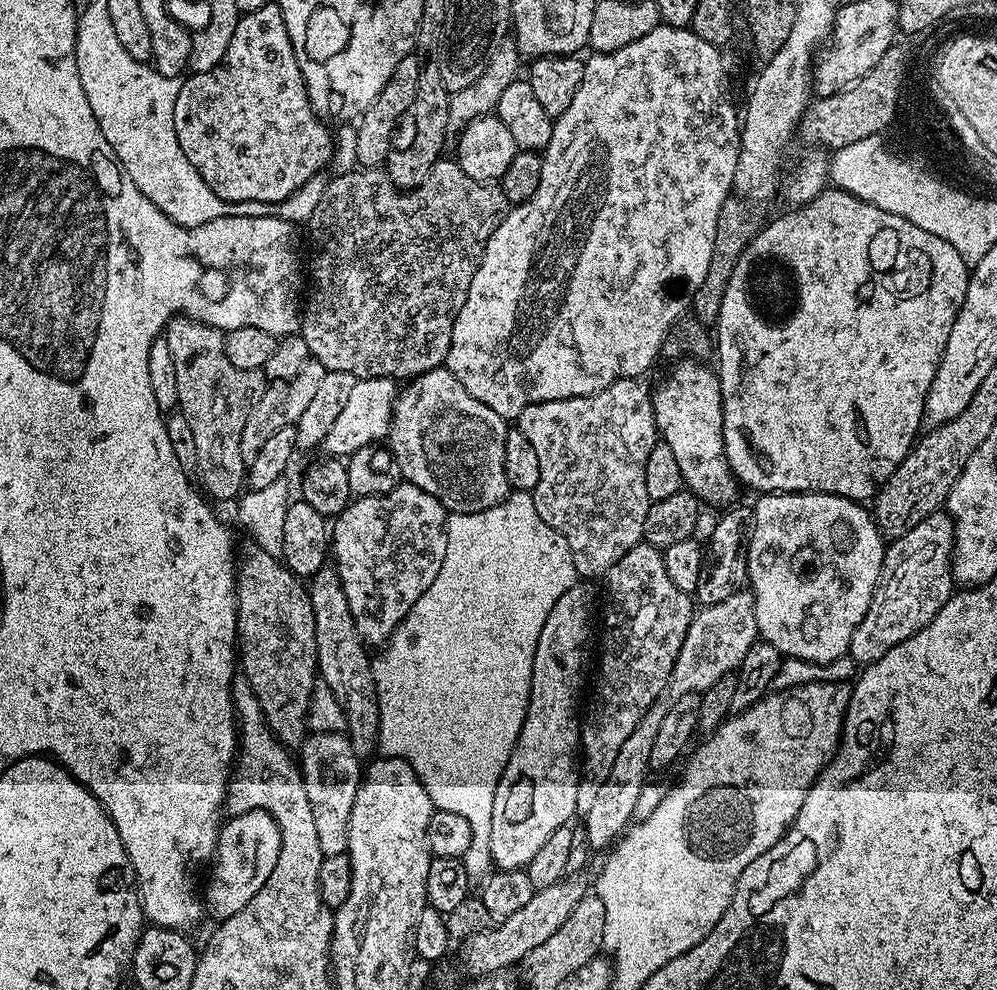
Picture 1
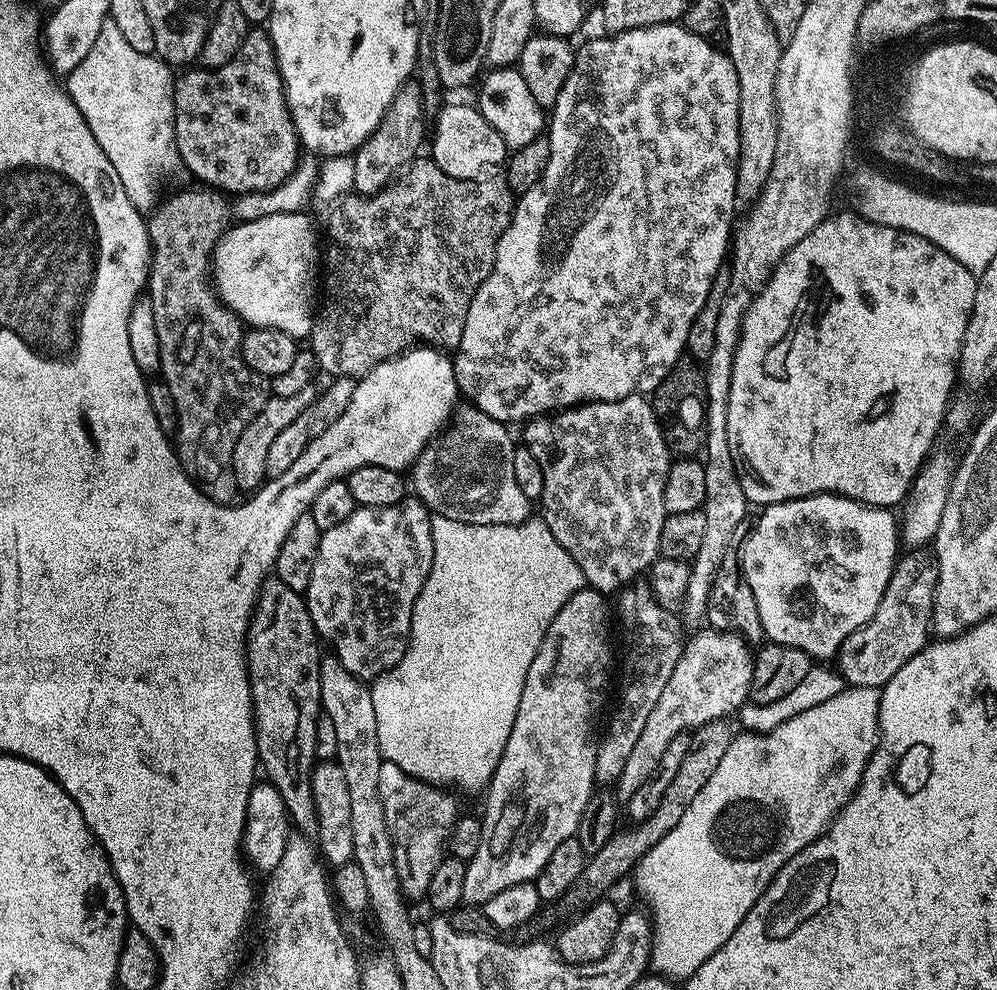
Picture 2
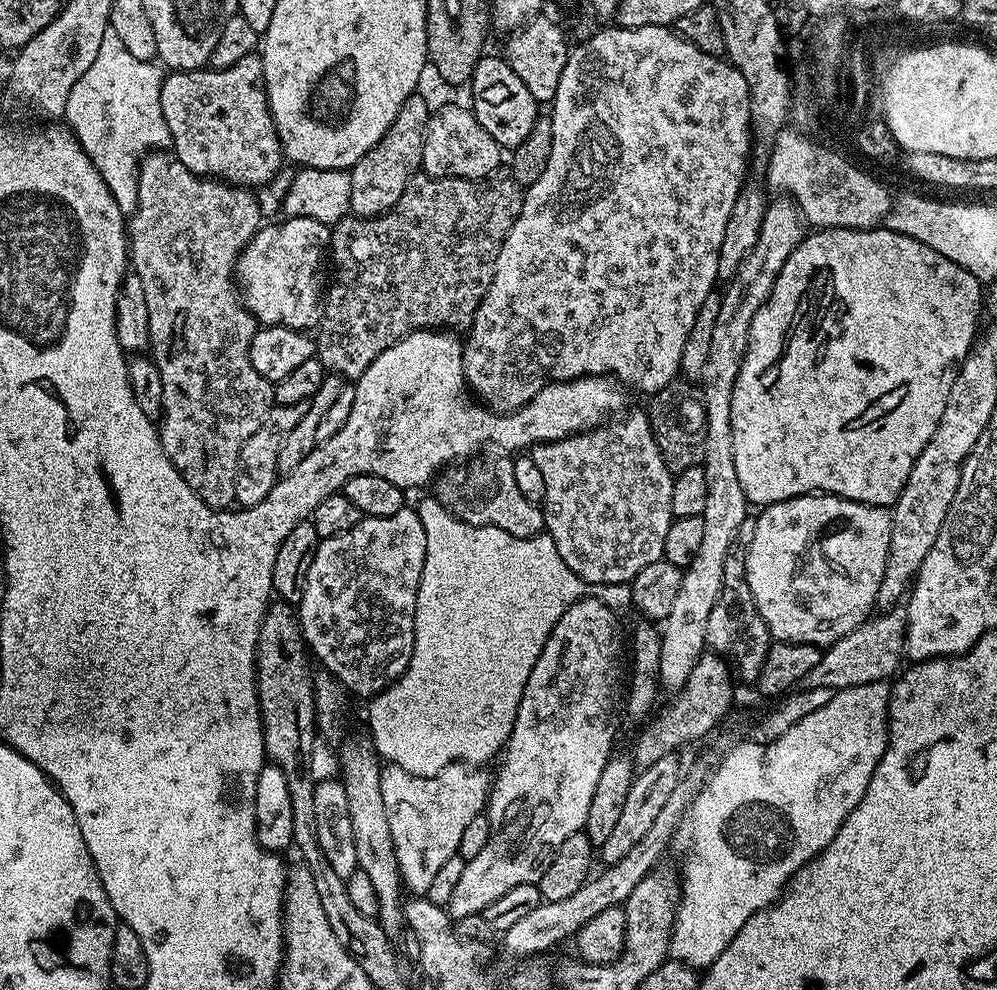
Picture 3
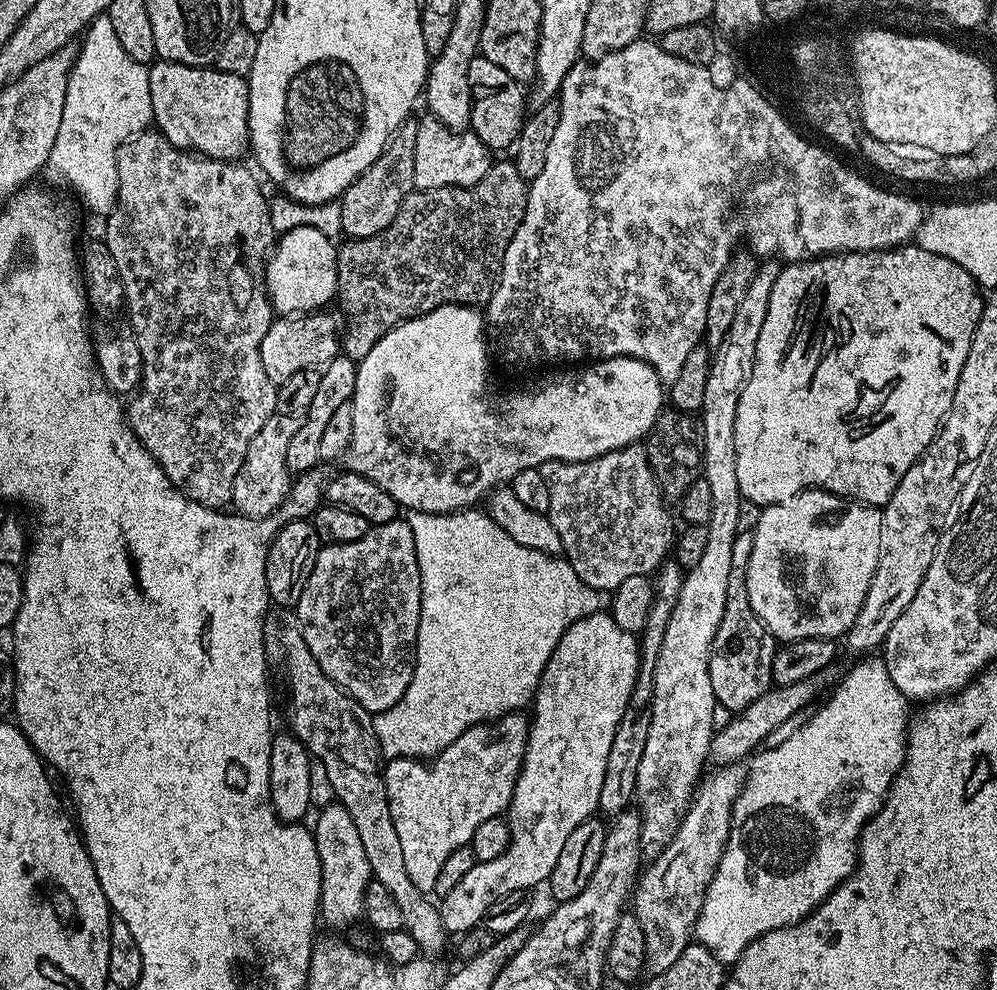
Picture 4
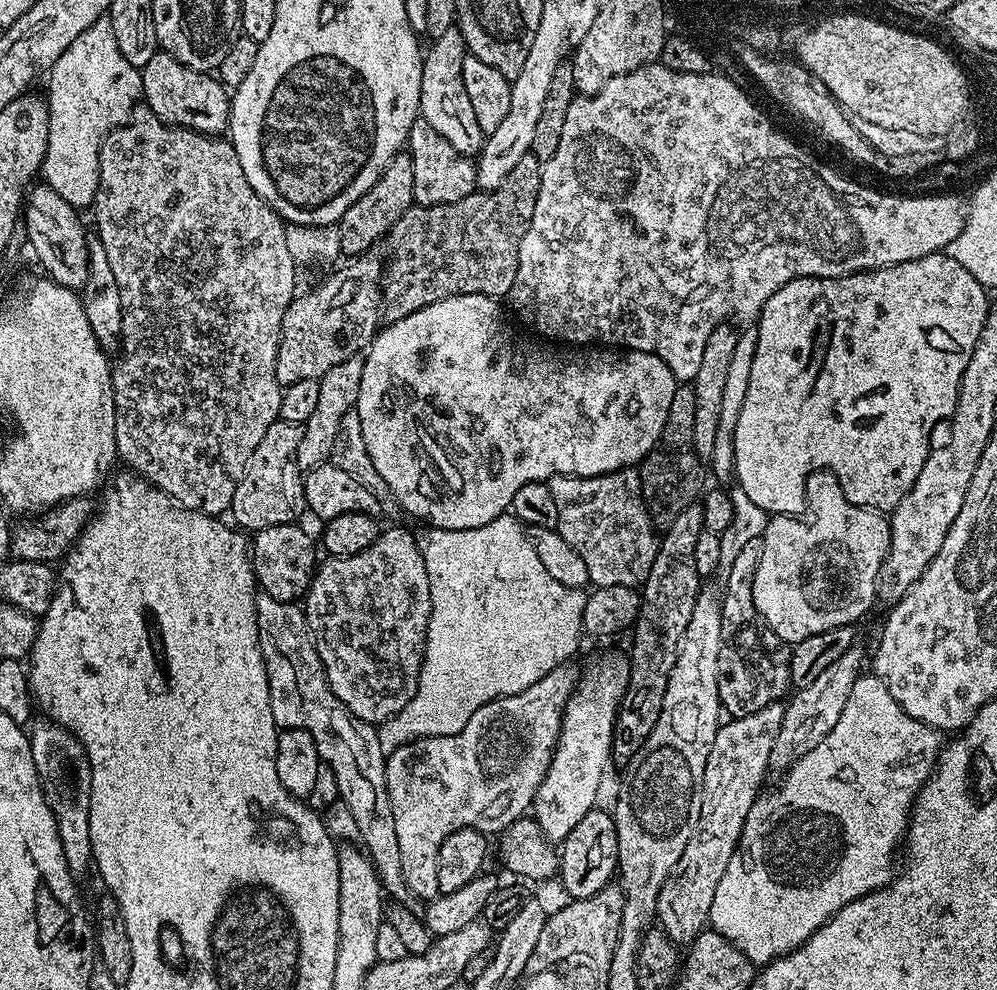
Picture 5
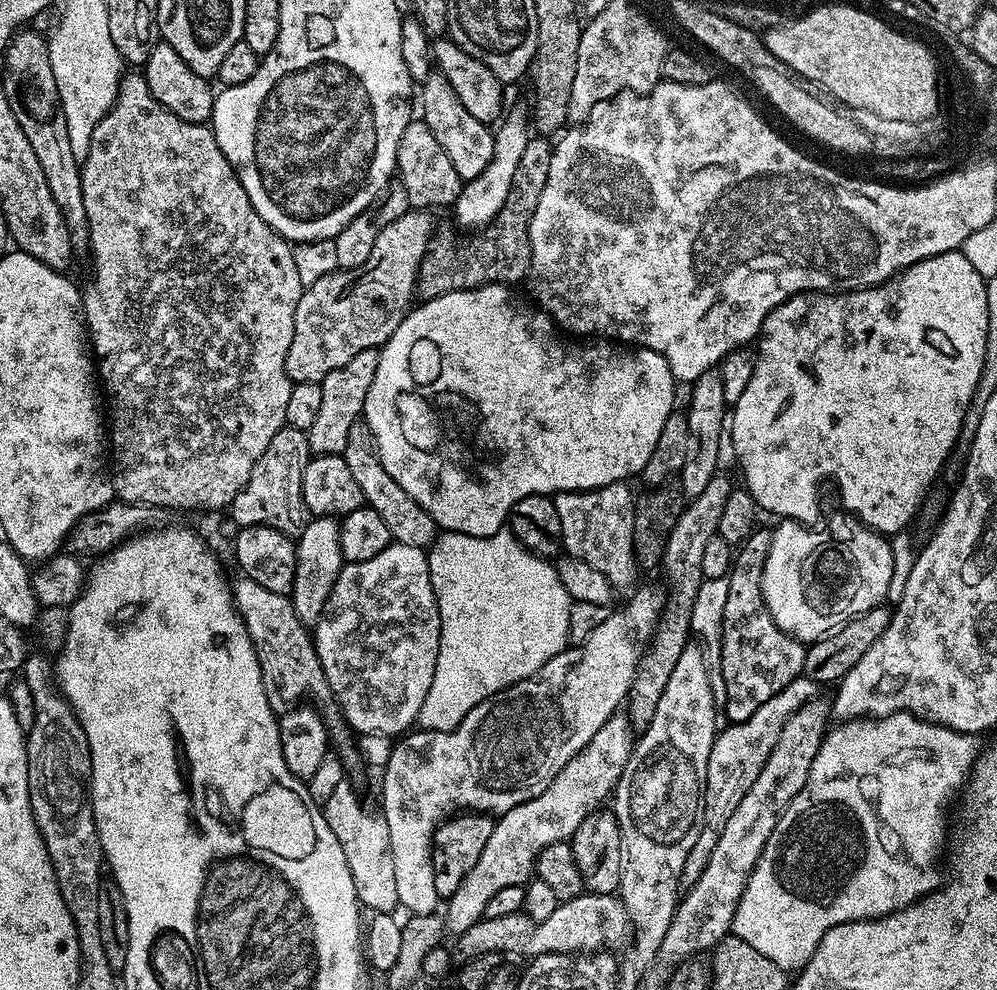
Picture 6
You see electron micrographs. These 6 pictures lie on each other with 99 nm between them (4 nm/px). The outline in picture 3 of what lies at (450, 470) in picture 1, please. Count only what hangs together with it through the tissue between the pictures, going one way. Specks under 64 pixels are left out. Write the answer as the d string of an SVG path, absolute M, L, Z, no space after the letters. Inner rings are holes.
M508 454L500 455L504 456L481 455L476 458L481 460L473 459L473 464L457 476L441 475L434 484L434 499L451 516L457 516L467 524L498 526L506 530L506 534L514 534L518 538L539 536L545 531L543 511L537 505L526 502L526 498L522 498L518 491L518 486L514 486L513 457Z

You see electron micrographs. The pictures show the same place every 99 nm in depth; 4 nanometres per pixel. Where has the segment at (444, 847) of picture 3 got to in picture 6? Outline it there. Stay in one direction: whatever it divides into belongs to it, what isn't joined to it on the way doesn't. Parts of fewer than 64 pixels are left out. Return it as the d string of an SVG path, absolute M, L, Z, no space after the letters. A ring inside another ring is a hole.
M639 588L635 589L637 592L617 612L615 610L609 611L608 617L602 622L602 626L597 626L581 644L572 644L563 648L561 652L554 654L554 658L550 658L545 662L537 672L533 672L530 678L526 678L522 682L518 682L482 702L478 702L478 706L474 706L474 710L470 710L470 714L466 714L466 718L462 718L462 722L454 730L449 732L412 730L399 737L393 743L392 753L389 754L386 766L382 770L384 785L380 788L380 796L384 799L382 815L390 834L390 850L394 858L394 882L398 885L398 902L400 903L400 908L403 911L406 910L405 913L414 916L430 914L437 911L438 906L436 906L436 903L441 903L442 898L438 894L438 890L434 890L432 836L436 833L436 828L443 820L447 820L449 816L463 813L465 810L481 814L509 812L514 810L514 806L522 806L522 802L530 802L530 798L538 798L538 794L542 794L542 790L546 790L552 785L554 778L568 765L568 762L573 760L588 745L590 738L594 738L594 734L598 734L598 730L602 730L604 723L610 717L617 715L619 708L616 707L619 704L621 707L628 699L628 691L634 682L636 668L640 664L640 659L644 657L644 651L648 648L648 643L652 641L652 635L656 633L656 623L660 621L660 613L664 611L666 603L665 593L661 589L660 593L656 588Z

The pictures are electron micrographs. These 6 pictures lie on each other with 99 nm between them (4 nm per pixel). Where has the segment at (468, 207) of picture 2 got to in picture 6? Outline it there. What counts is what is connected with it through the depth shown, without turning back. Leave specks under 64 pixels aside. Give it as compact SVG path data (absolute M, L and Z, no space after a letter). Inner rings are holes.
M539 134L529 139L522 162L514 173L514 182L510 182L510 194L502 210L485 228L479 229L469 244L456 249L456 244L448 236L437 235L433 239L428 253L420 263L418 292L424 300L432 300L447 292L463 292L466 288L481 288L487 284L513 286L525 279L530 266L530 222L534 210L538 210L538 198L546 186L546 177L550 174L550 158L554 144L551 139Z

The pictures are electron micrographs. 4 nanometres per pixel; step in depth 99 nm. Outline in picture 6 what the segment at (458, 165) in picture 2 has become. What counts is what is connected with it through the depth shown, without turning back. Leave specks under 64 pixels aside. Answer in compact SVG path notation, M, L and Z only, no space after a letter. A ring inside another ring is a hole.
M413 118L408 121L406 130L402 130L402 138L398 142L398 154L396 155L396 172L398 173L398 183L406 190L406 198L409 205L416 210L437 210L455 205L458 194L464 189L465 181L454 170L450 163L450 158L446 150L442 150L442 142L434 138L430 126L424 124L423 119Z

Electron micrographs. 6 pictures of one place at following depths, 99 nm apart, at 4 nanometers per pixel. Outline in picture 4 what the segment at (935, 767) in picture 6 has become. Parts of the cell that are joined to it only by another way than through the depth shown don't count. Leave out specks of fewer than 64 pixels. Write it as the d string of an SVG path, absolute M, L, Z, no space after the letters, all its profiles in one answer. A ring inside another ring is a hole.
M872 654L861 660L864 661L845 674L844 681L833 690L832 697L801 728L794 729L785 740L778 741L773 748L765 747L757 751L751 757L752 765L747 765L744 787L740 789L739 798L732 803L732 821L728 841L722 858L718 862L718 870L706 890L706 898L702 902L702 910L696 919L694 933L695 943L706 946L710 954L714 954L714 958L721 960L725 966L735 964L737 958L746 950L746 946L750 946L750 942L754 942L762 934L797 924L800 920L807 918L846 877L852 874L856 868L859 834L864 825L883 806L884 799L892 789L892 779L900 773L900 768L904 764L904 752L908 749L909 701L900 693L898 686L890 682L890 674L879 655Z

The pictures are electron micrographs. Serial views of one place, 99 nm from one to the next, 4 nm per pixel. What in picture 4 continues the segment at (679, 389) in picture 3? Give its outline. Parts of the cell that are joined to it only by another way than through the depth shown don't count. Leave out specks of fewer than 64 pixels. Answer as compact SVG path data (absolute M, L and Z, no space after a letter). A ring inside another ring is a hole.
M675 410L661 412L646 437L646 451L648 453L648 461L650 462L650 470L654 470L654 478L658 482L660 492L663 494L665 501L679 501L680 496L686 494L686 490L690 490L692 483L701 479L702 476L704 466L704 434L699 419L695 415L686 412Z

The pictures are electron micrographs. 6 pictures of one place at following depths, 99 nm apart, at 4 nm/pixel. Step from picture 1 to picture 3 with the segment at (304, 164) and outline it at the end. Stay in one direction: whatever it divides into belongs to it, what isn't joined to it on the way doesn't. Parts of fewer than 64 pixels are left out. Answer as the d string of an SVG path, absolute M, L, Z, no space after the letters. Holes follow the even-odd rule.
M253 54L234 62L229 68L197 70L195 72L169 71L162 86L162 110L166 126L170 126L171 151L191 172L210 176L237 186L261 186L271 182L282 168L280 139L272 125L268 109L268 95L264 89L264 61Z

